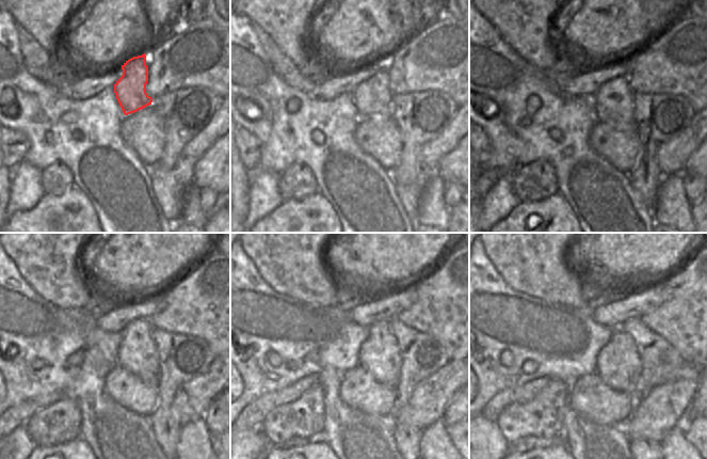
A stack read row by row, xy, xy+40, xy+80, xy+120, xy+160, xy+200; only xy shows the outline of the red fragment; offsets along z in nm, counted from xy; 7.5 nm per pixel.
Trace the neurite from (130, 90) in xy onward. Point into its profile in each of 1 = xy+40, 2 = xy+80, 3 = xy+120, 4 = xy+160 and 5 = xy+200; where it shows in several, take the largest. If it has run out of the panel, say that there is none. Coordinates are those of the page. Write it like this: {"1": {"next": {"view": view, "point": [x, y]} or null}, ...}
{"1": {"next": {"view": "xy+40", "point": [372, 96]}}, "2": {"next": {"view": "xy+80", "point": [613, 103]}}, "3": {"next": {"view": "xy+120", "point": [138, 352]}}, "4": {"next": {"view": "xy+160", "point": [380, 355]}}, "5": {"next": {"view": "xy+200", "point": [619, 365]}}}

